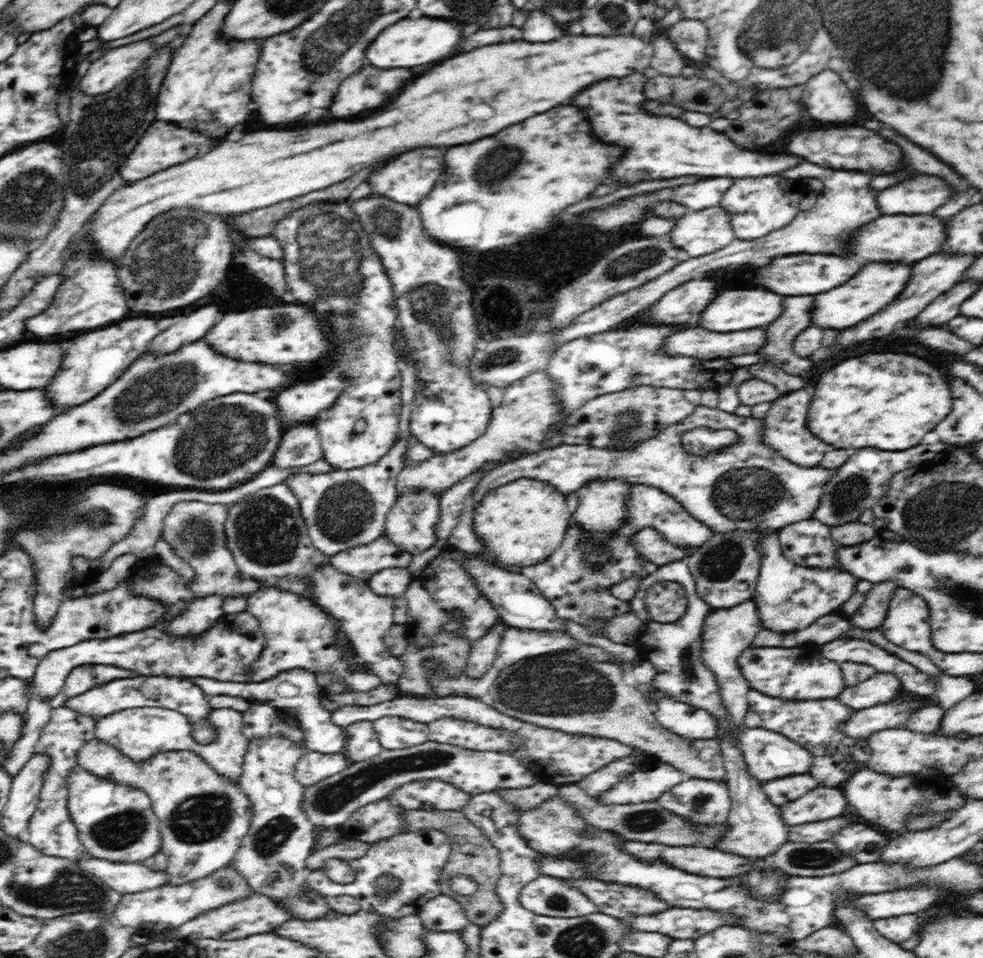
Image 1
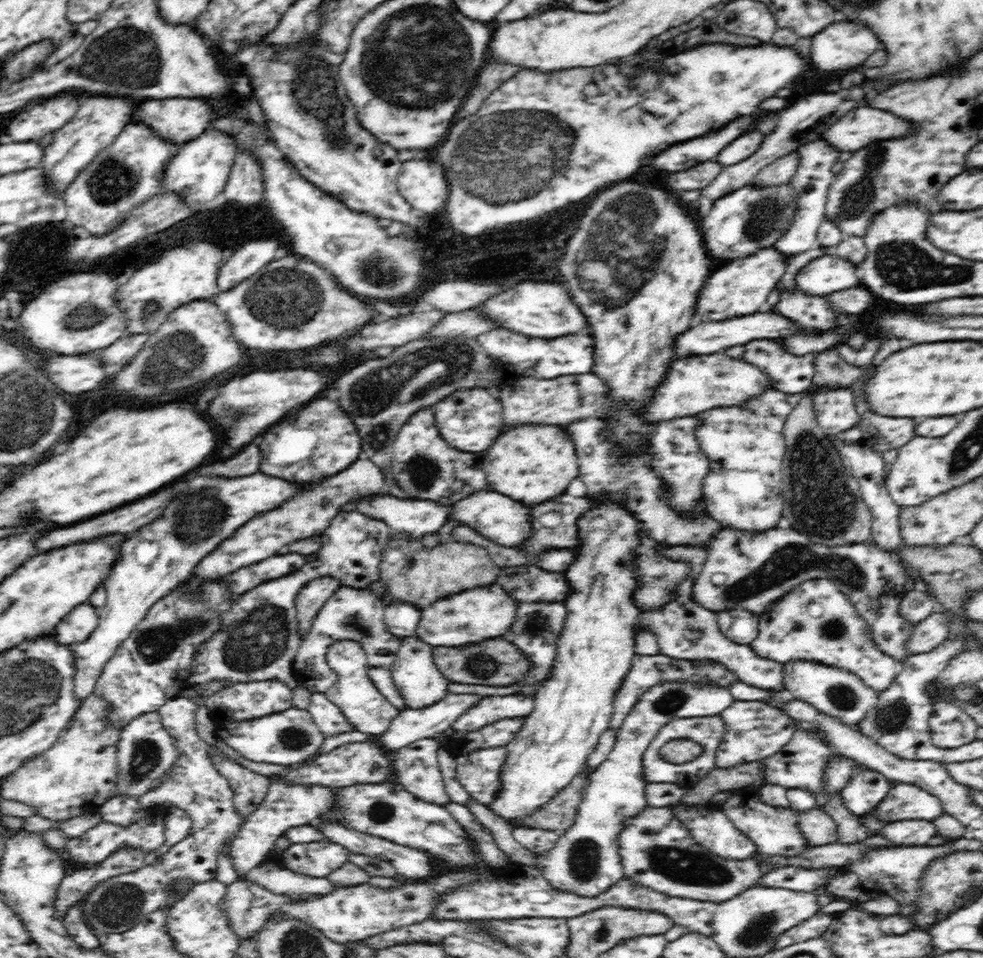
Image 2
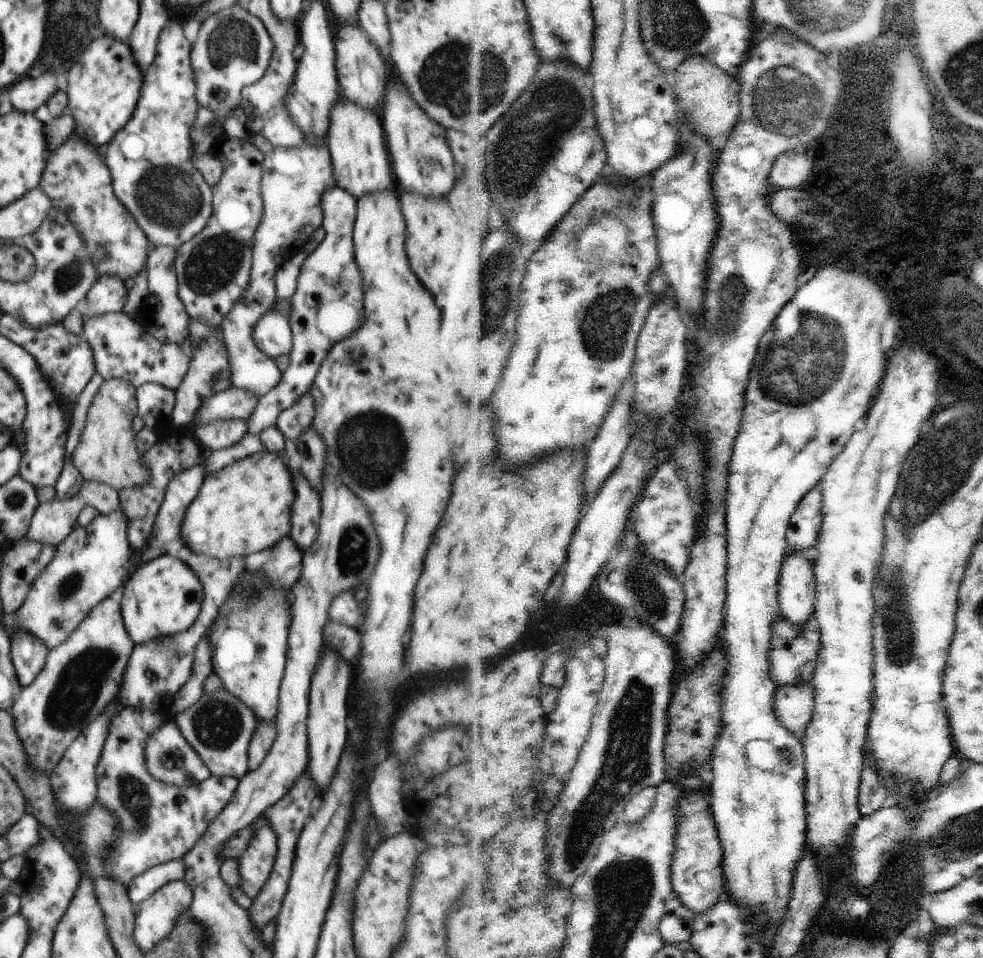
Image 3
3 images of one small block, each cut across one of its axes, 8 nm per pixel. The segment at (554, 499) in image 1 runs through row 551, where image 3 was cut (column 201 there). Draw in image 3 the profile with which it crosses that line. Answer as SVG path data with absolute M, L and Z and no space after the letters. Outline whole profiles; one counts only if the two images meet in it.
M265 450L221 468L212 476L205 476L198 497L185 511L179 534L182 534L182 539L192 552L204 554L208 559L228 560L232 556L244 558L248 554L270 548L278 538L283 538L290 531L291 503L294 497L291 476L284 453L274 454Z

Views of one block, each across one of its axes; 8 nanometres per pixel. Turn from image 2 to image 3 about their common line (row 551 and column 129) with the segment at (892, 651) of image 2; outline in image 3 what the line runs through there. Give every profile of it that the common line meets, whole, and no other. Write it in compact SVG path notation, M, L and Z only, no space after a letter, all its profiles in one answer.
M122 706L113 717L109 727L96 772L97 800L106 809L109 809L117 818L120 818L121 836L119 840L107 849L108 870L122 886L123 893L129 883L151 867L184 857L201 840L208 826L217 818L218 814L231 802L232 792L238 786L234 778L210 776L202 784L190 788L178 788L155 780L149 773L145 764L144 748L150 733L158 729L168 718L168 715L148 712L148 710L134 709Z

